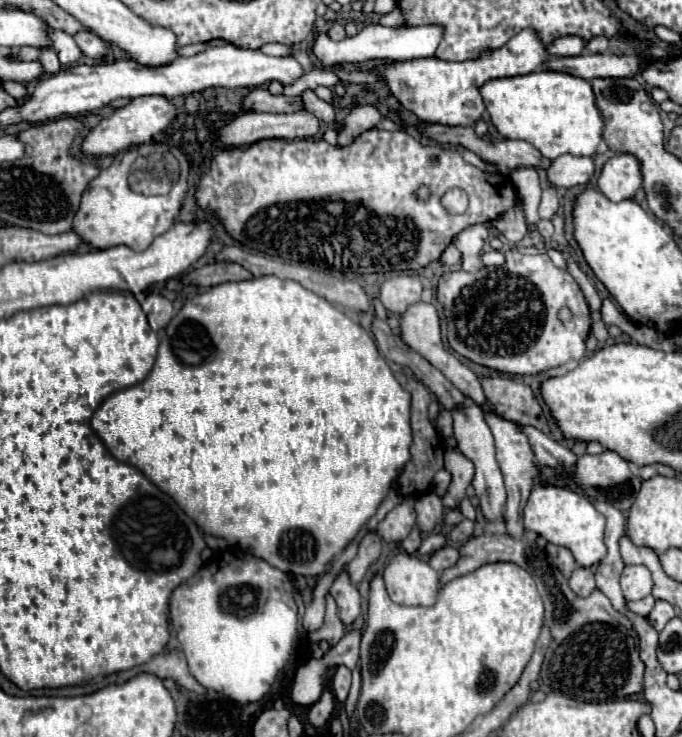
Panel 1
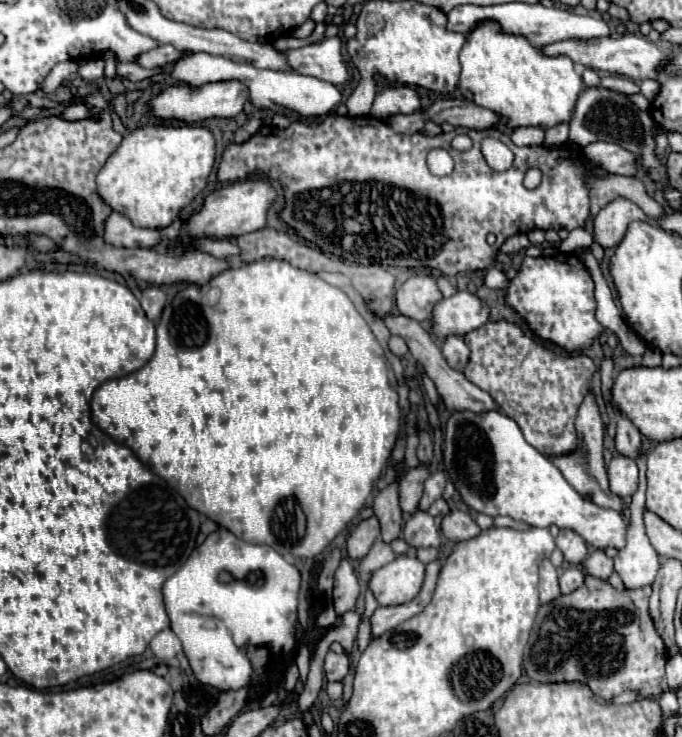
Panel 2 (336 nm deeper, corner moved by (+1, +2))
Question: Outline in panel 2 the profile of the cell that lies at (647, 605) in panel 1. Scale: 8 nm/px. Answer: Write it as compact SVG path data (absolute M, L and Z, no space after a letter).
M594 550L588 554L586 562L584 562L584 572L586 574L592 574L596 578L602 578L602 580L608 580L610 574L612 574L614 566L612 566L612 558L606 556L604 550Z

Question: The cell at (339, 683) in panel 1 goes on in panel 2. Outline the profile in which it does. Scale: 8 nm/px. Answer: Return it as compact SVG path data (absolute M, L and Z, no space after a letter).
M328 650L326 660L324 660L324 672L326 672L328 682L342 680L348 674L348 666L350 666L350 662L348 662L346 654L334 654L332 650Z

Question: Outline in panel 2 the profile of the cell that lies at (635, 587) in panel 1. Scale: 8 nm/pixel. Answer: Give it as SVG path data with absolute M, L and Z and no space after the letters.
M640 476L638 492L632 496L632 504L630 504L630 528L628 528L626 546L620 548L618 554L614 556L614 570L620 574L624 586L632 590L652 584L660 568L658 552L652 548L642 522L642 512L646 502L644 492L646 492L646 482Z

